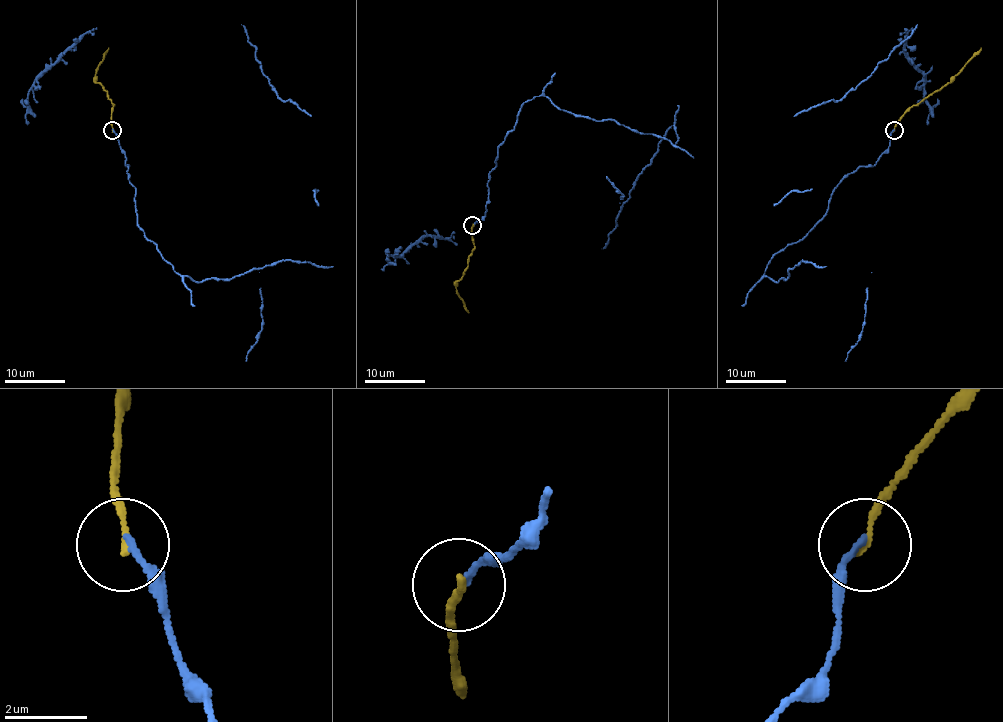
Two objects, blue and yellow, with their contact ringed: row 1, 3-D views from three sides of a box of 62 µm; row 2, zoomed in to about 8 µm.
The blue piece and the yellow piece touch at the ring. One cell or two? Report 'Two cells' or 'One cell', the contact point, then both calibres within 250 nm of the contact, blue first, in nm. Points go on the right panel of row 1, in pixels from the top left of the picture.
One cell. Place: (894, 130). Thickness 150 nm (blue) against 150 nm

